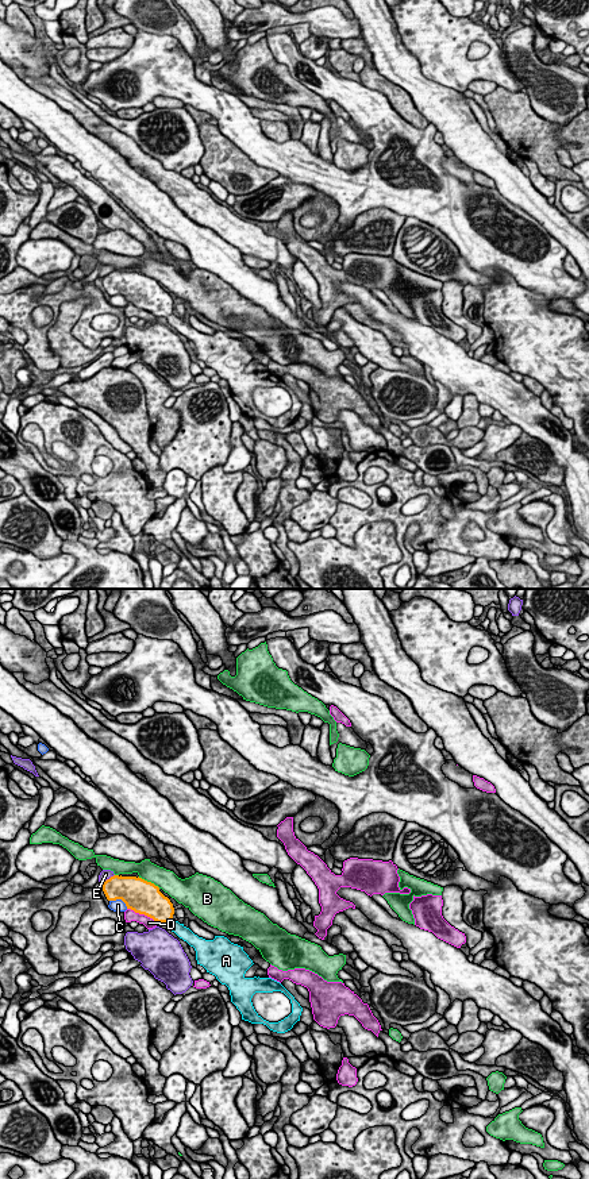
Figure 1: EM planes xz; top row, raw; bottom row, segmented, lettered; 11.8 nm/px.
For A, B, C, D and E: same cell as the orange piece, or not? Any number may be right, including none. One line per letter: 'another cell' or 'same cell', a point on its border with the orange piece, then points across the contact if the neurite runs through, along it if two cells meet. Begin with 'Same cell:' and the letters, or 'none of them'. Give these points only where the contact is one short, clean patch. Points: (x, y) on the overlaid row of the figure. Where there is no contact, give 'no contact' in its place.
Same cell: A
A: same cell; meets orange in xz at (169, 920); runs through xz (156, 905), (169, 920), (183, 932)
B: another cell; meets orange in xz at (149, 882)
C: another cell; meets orange in xz at (119, 898)
D: another cell; meets orange in xz at (142, 913)
E: another cell; meets orange in xz at (110, 878)

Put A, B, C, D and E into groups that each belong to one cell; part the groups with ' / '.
A / B / C / D / E

